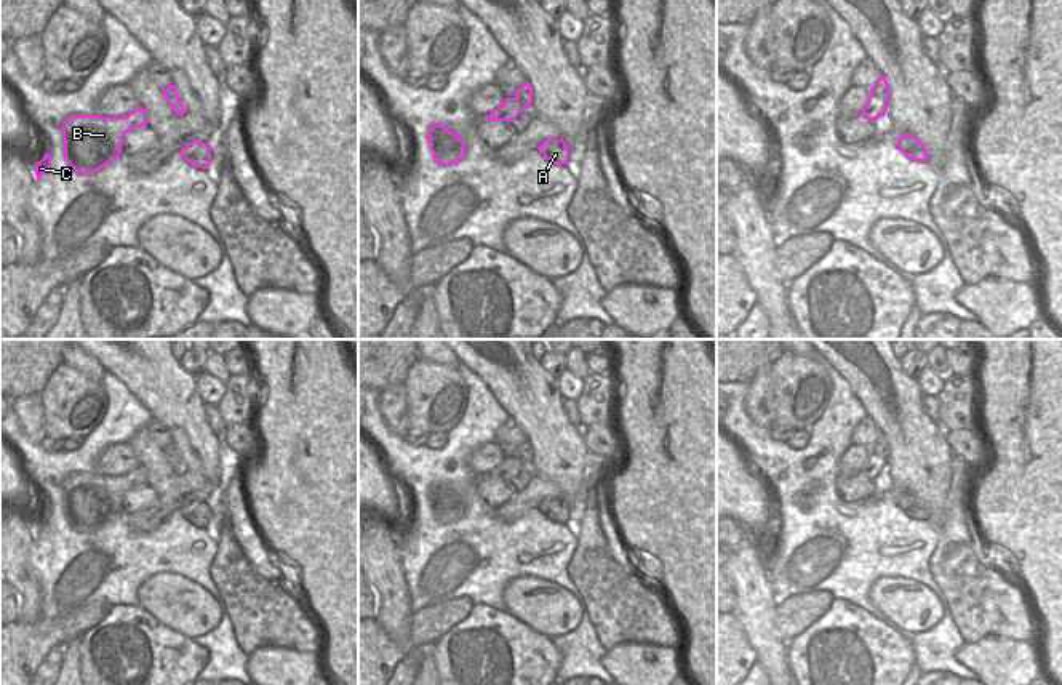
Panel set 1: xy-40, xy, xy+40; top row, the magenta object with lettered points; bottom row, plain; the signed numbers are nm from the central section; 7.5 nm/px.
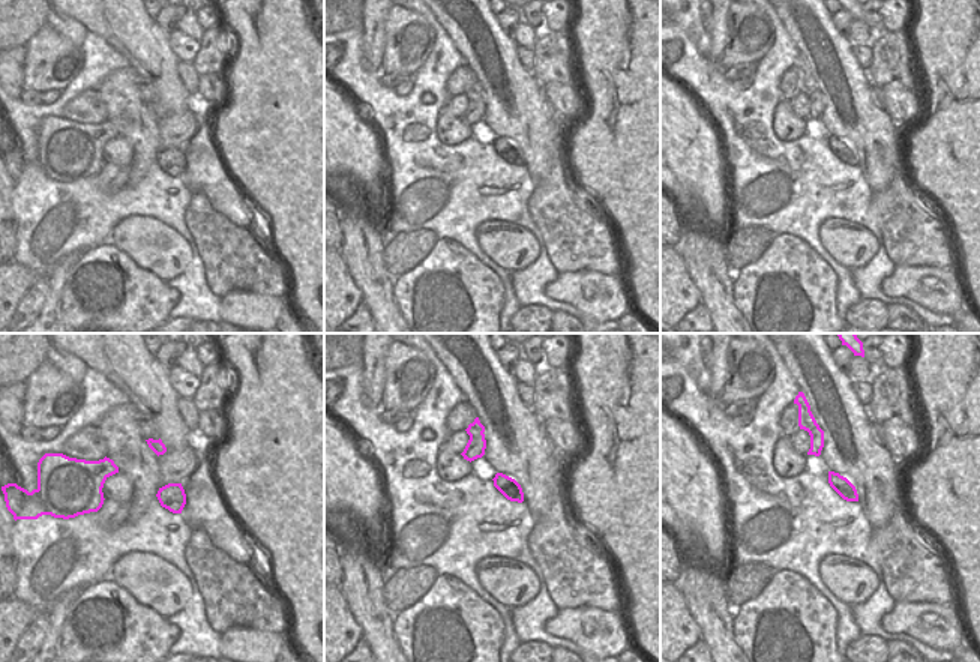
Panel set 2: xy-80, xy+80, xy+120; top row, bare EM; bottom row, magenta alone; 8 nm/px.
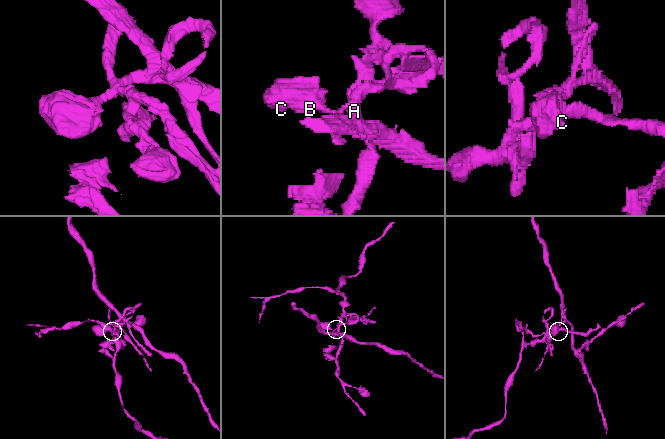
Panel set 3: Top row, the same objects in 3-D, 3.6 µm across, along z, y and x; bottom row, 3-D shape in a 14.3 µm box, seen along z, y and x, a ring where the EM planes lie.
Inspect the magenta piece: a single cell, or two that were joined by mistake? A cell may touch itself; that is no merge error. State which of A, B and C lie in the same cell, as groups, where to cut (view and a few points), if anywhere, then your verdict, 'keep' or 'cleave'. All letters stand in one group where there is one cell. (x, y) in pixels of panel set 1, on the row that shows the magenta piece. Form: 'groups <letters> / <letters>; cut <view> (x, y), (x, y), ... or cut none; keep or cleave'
groups A / B C; cut xy+40 (870, 93), (886, 101); cleave

